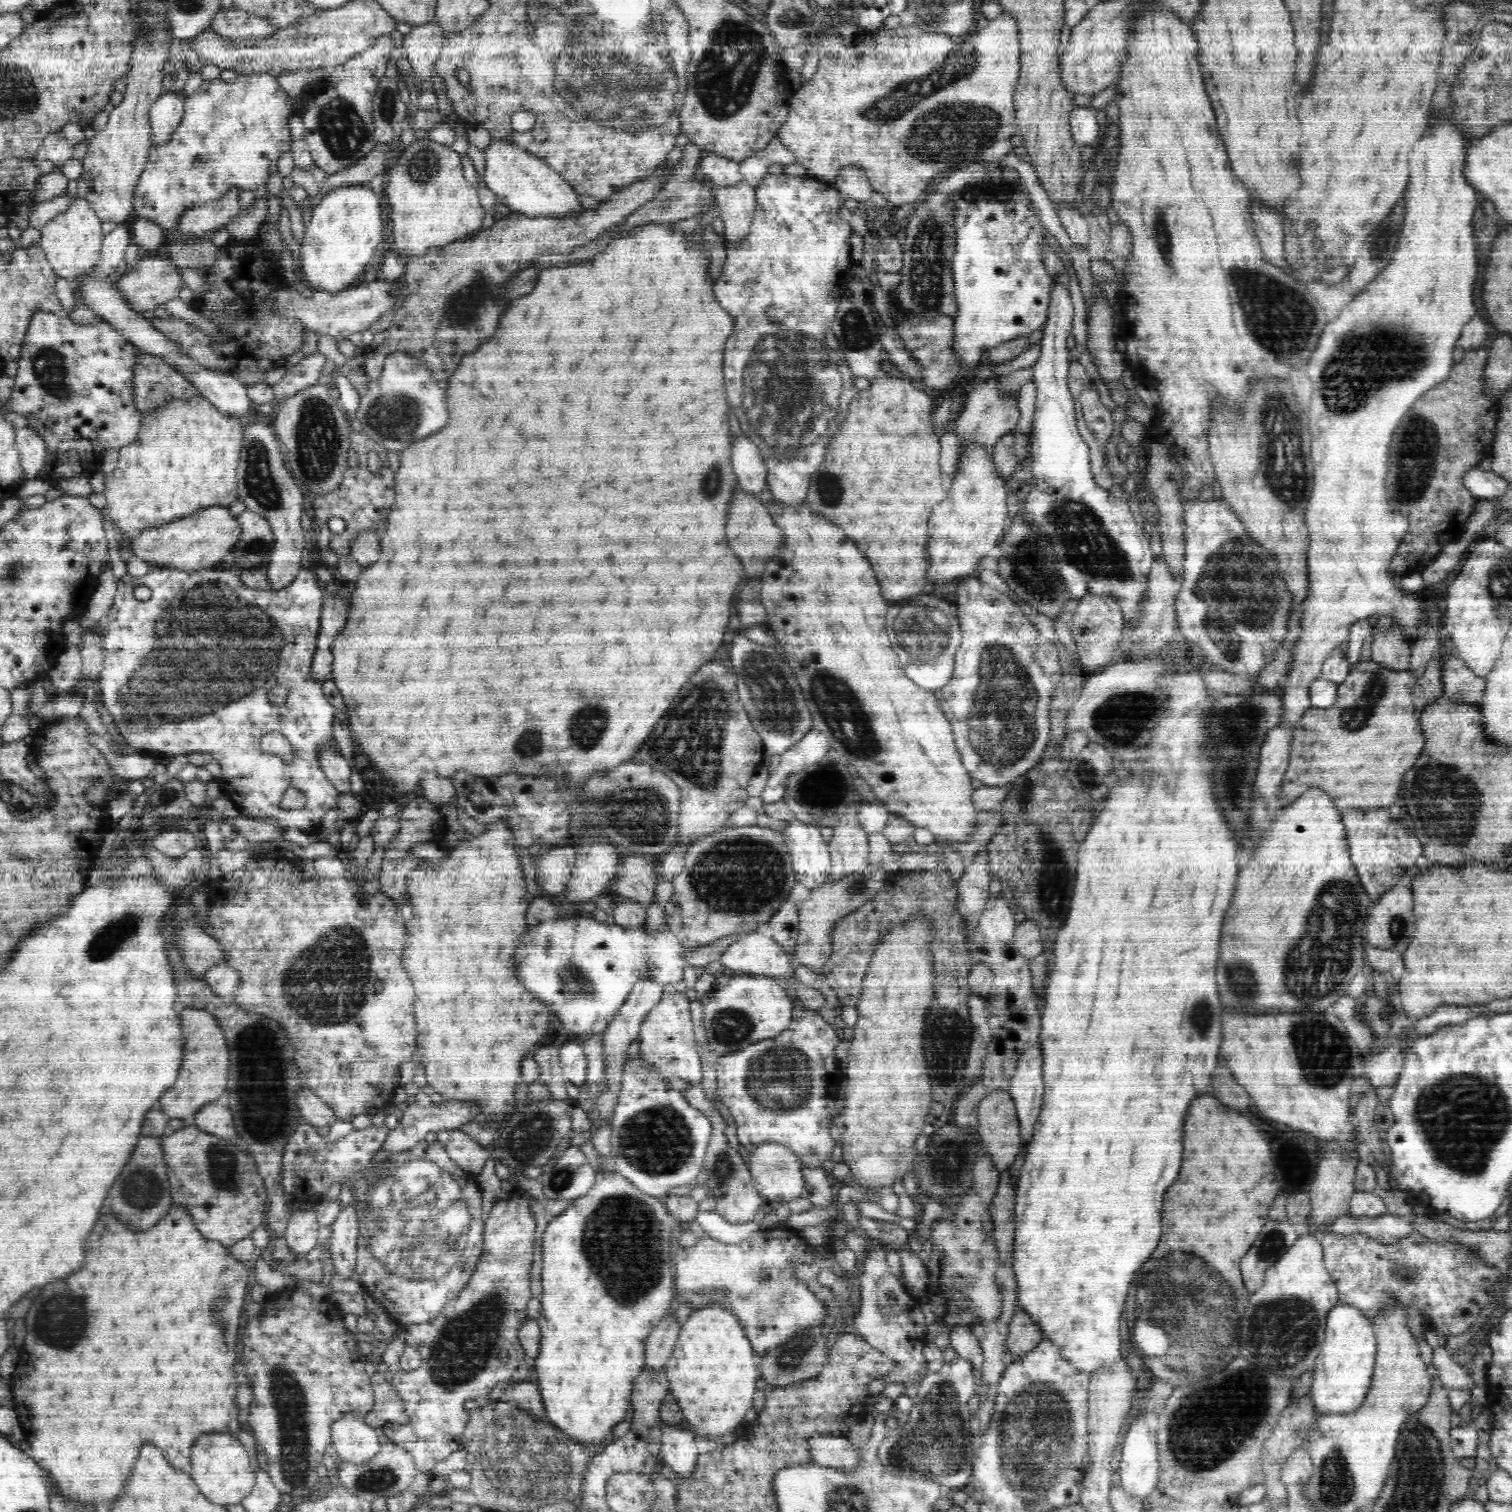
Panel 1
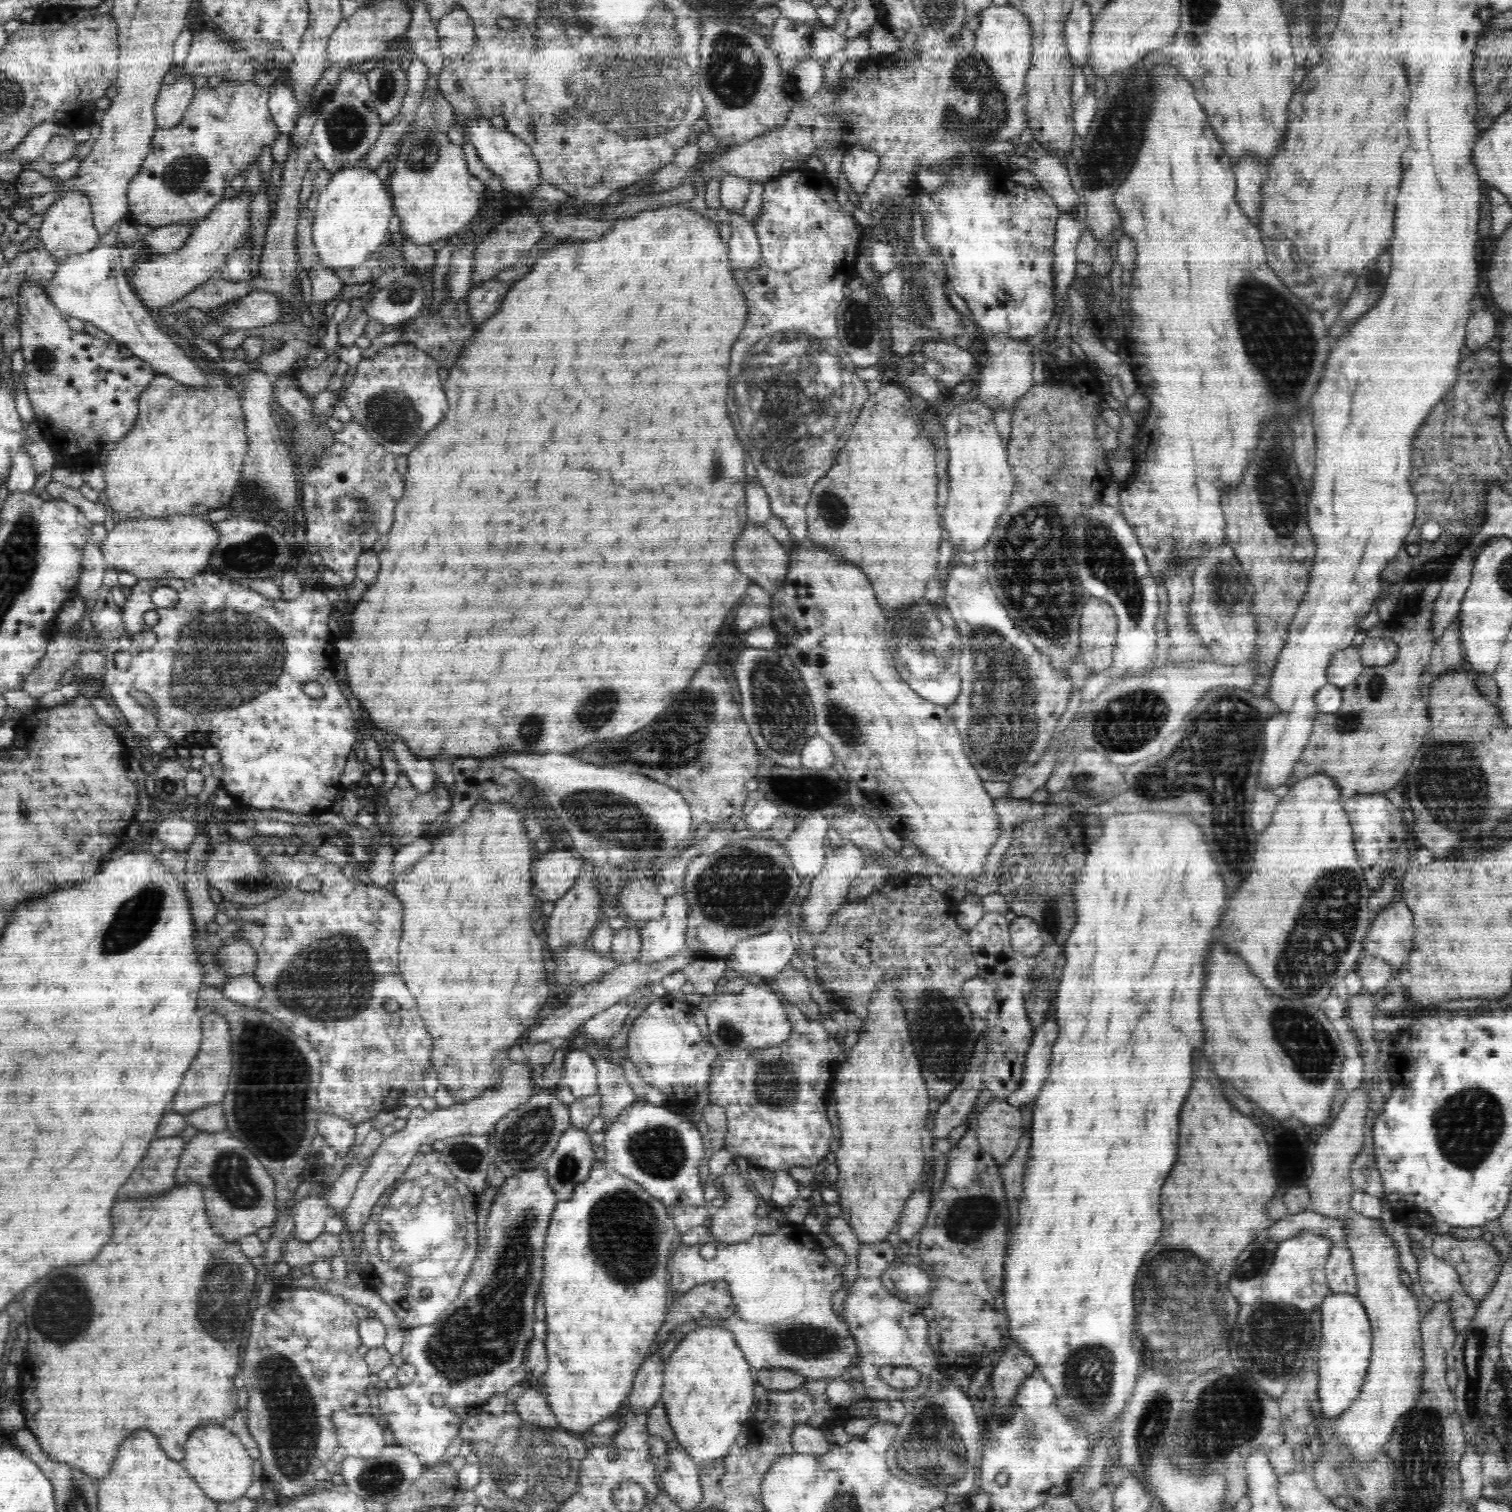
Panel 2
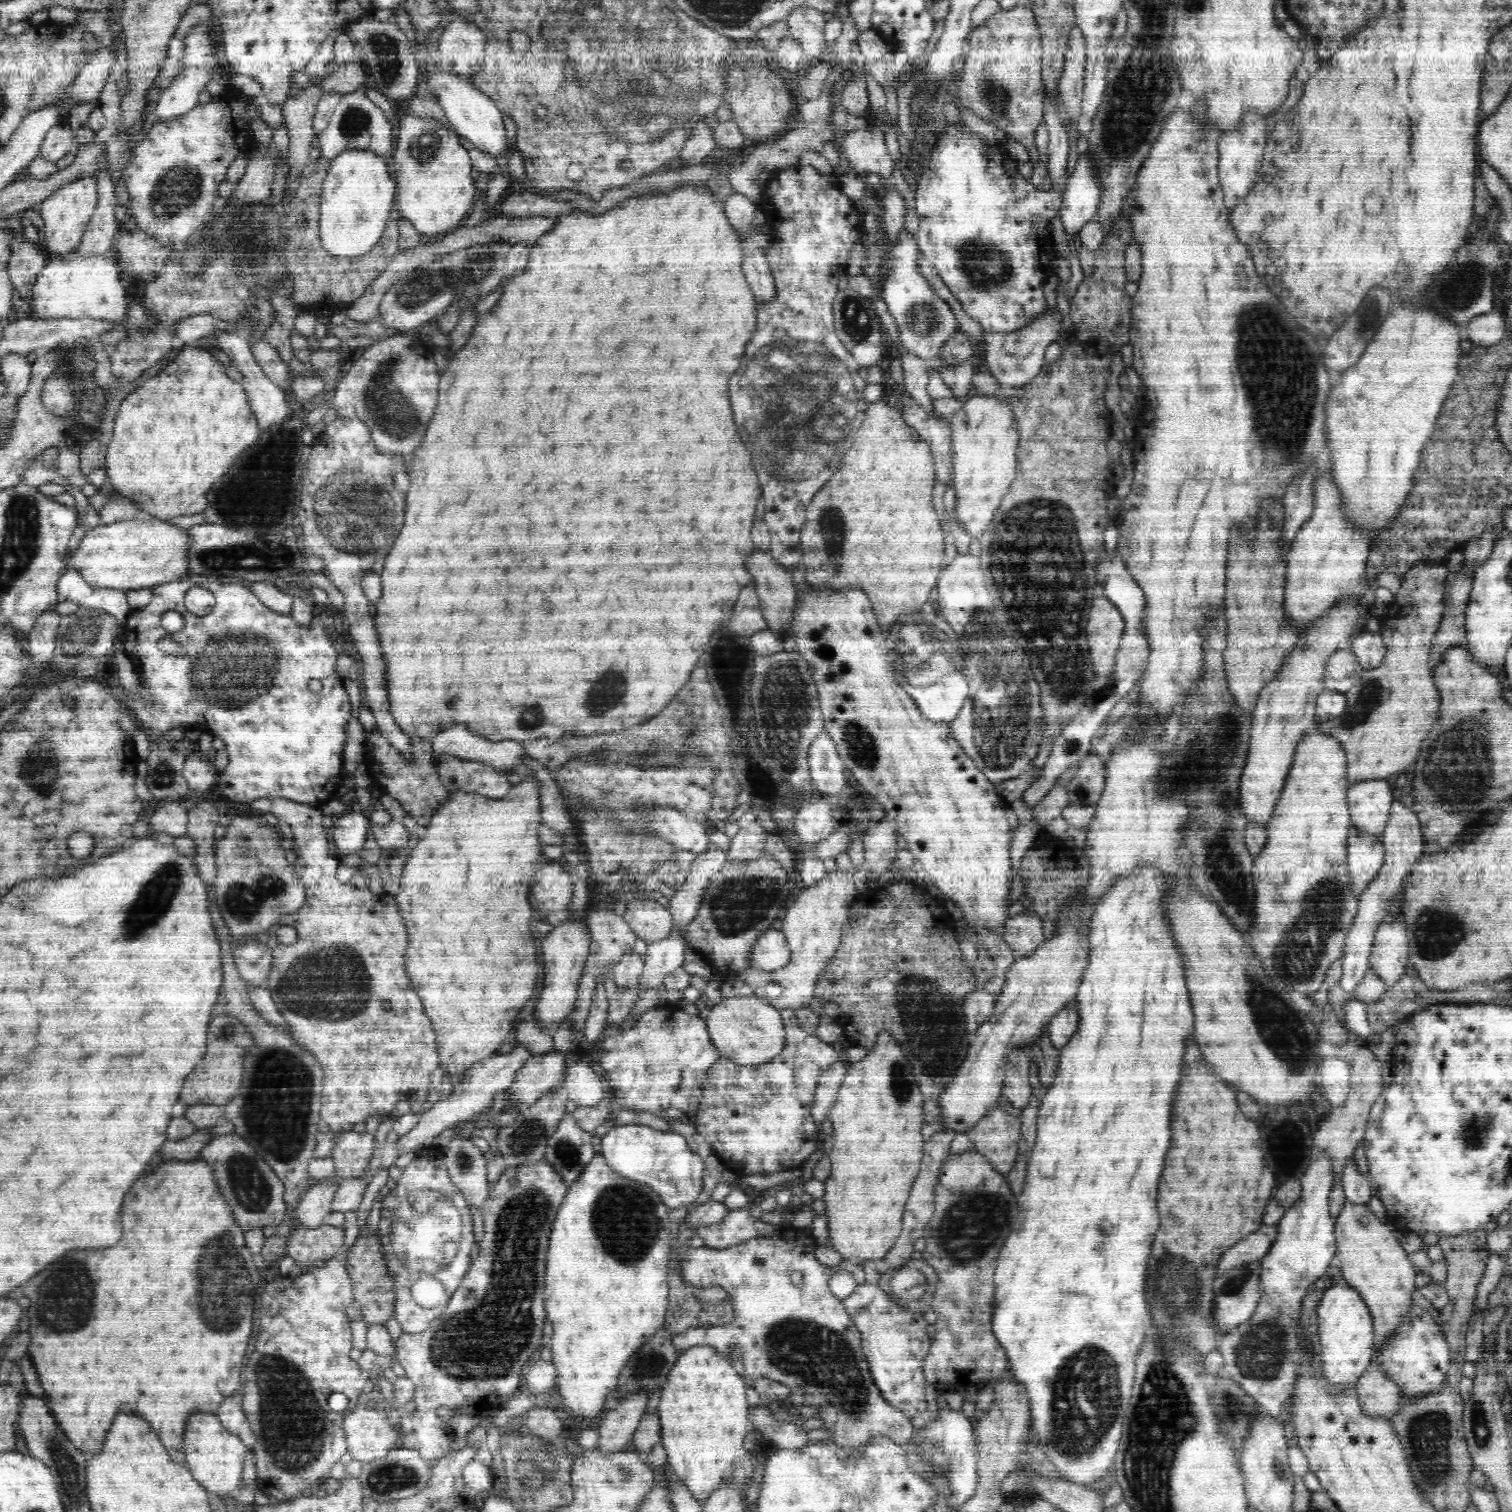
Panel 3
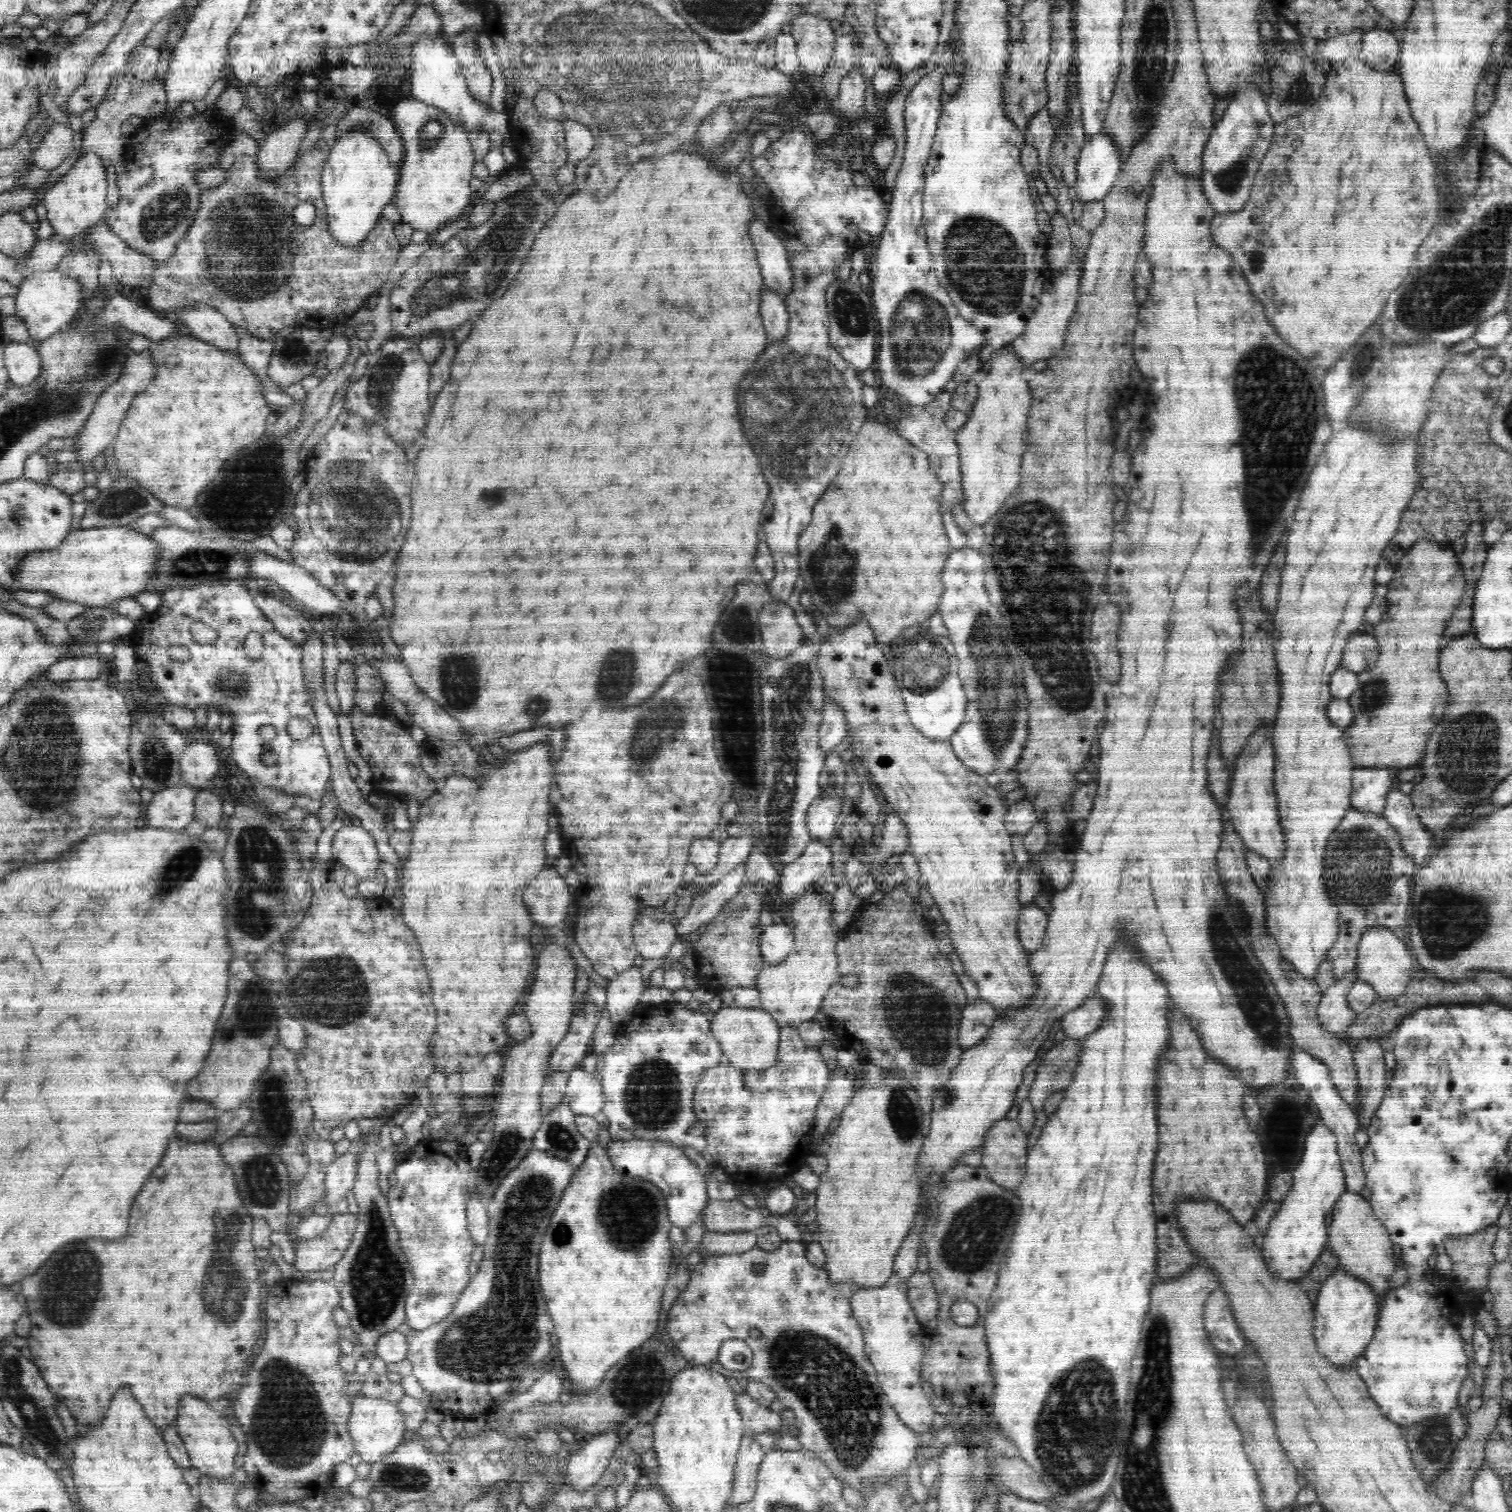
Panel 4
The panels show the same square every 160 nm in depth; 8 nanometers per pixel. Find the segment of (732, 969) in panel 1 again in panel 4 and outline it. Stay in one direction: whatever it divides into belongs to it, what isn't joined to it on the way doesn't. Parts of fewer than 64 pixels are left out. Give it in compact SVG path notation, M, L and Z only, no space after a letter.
M772 924L763 928L760 952L764 965L782 962L794 950L794 937L786 924Z

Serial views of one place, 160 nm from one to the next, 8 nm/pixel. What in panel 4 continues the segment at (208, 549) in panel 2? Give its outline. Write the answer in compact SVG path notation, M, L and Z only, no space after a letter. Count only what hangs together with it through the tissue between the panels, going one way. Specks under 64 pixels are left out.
M124 526L98 527L91 529L75 529L68 534L56 549L41 550L41 552L26 556L18 570L18 583L29 587L30 592L50 592L51 596L61 601L78 602L92 607L106 607L114 600L136 596L136 592L146 590L150 580L156 576L158 562L162 554L162 545L154 537L146 538L134 530Z

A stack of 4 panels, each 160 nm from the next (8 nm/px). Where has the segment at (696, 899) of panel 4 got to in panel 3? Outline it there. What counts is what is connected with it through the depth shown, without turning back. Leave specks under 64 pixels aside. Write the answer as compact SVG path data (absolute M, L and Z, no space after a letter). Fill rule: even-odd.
M758 822L750 824L746 828L740 829L738 833L731 838L728 859L734 861L752 861L762 853L764 841L770 833L765 831ZM682 930L680 934L670 935L664 940L658 940L647 946L643 956L645 965L640 976L640 984L636 988L640 995L646 989L658 988L663 984L667 974L682 967L684 952L689 948L684 938L685 932Z

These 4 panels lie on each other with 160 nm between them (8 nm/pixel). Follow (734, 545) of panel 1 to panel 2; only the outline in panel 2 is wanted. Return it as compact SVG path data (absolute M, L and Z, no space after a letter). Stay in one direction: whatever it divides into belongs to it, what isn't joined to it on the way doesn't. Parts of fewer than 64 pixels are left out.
M760 523L748 524L748 528L744 530L742 538L734 548L734 558L738 570L748 574L751 583L761 586L770 595L783 583L789 566L789 555L786 554L786 550L770 535L766 525Z

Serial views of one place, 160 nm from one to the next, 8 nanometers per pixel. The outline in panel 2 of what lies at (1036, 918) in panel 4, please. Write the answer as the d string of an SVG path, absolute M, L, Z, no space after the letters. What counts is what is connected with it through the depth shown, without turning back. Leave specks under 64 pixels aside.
M1025 915L1017 916L1010 924L1011 945L1024 955L1037 955L1044 944L1038 924Z

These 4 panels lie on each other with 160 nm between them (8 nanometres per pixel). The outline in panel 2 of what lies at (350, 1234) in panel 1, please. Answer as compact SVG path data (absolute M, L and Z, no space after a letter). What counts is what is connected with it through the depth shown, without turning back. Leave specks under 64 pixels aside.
M530 1062L527 1064L510 1063L502 1073L502 1082L492 1089L467 1102L457 1102L449 1108L438 1108L434 1112L426 1112L422 1106L413 1108L407 1118L407 1126L390 1137L384 1138L378 1151L372 1156L371 1166L362 1174L353 1200L346 1206L344 1227L355 1236L363 1228L367 1219L370 1219L372 1208L387 1189L391 1189L396 1182L405 1176L406 1170L419 1154L420 1146L431 1145L436 1140L444 1141L446 1138L459 1135L486 1135L489 1136L500 1119L518 1108L520 1104L528 1102L537 1091L538 1087L532 1084Z

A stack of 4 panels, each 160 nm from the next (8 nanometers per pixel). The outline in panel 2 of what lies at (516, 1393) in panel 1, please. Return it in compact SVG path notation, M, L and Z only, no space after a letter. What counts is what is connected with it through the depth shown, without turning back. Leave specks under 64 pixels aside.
M528 1383L525 1391L513 1404L515 1413L520 1414L526 1422L545 1426L547 1429L560 1427L558 1419L553 1413L550 1413L546 1395L541 1393L537 1385Z

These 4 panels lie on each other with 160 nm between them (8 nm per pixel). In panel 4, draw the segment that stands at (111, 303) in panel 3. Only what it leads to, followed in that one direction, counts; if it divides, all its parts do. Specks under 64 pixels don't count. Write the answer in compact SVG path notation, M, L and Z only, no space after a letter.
M57 268L55 270L43 271L42 273L31 274L18 286L15 294L15 316L18 316L27 327L32 346L36 347L56 334L60 329L68 326L76 318L78 312L84 310L84 295L90 292L84 287L84 283L78 277L72 277Z

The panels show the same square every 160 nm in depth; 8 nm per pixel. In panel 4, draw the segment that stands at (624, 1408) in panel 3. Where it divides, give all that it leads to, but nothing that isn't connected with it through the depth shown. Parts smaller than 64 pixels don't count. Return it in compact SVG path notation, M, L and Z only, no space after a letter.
M616 1422L614 1428L585 1441L583 1448L569 1458L567 1469L562 1474L562 1483L569 1484L576 1492L583 1492L598 1482L620 1443L619 1426Z

